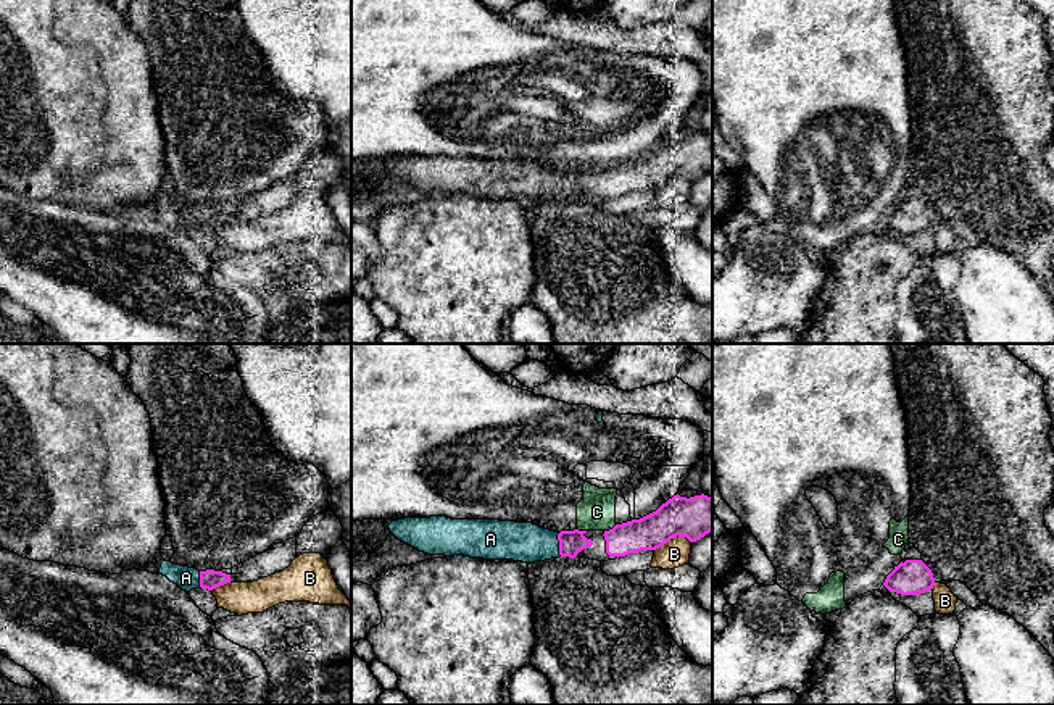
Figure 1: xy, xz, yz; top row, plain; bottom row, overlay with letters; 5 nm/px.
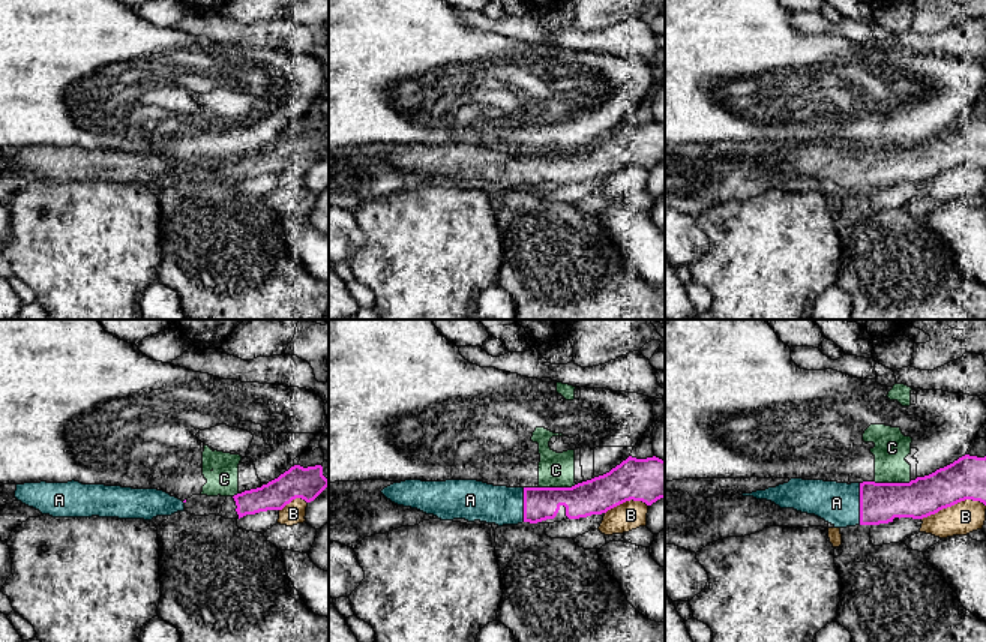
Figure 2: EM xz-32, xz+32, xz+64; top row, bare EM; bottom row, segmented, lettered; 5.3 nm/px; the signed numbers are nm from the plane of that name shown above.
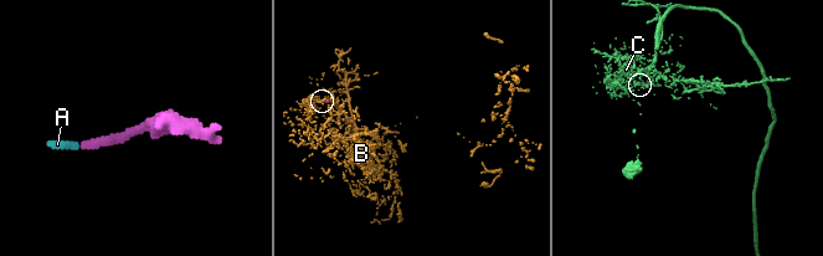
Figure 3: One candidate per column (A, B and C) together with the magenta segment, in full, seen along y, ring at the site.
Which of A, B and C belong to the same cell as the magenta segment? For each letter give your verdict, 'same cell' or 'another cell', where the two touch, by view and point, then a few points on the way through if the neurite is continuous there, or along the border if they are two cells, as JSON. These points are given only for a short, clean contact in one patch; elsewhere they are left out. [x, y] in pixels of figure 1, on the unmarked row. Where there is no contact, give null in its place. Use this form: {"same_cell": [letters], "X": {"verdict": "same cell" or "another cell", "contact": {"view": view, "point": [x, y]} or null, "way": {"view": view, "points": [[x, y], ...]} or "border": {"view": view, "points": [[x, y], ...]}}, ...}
{"same_cell": ["A"], "A": {"verdict": "same cell", "contact": {"view": "xz", "point": [560, 183]}}, "B": {"verdict": "another cell", "contact": {"view": "xz", "point": [672, 176]}}, "C": {"verdict": "another cell", "contact": {"view": "xz", "point": [609, 168]}, "border": {"view": "xz", "points": [[616, 163], [605, 170]]}}}

